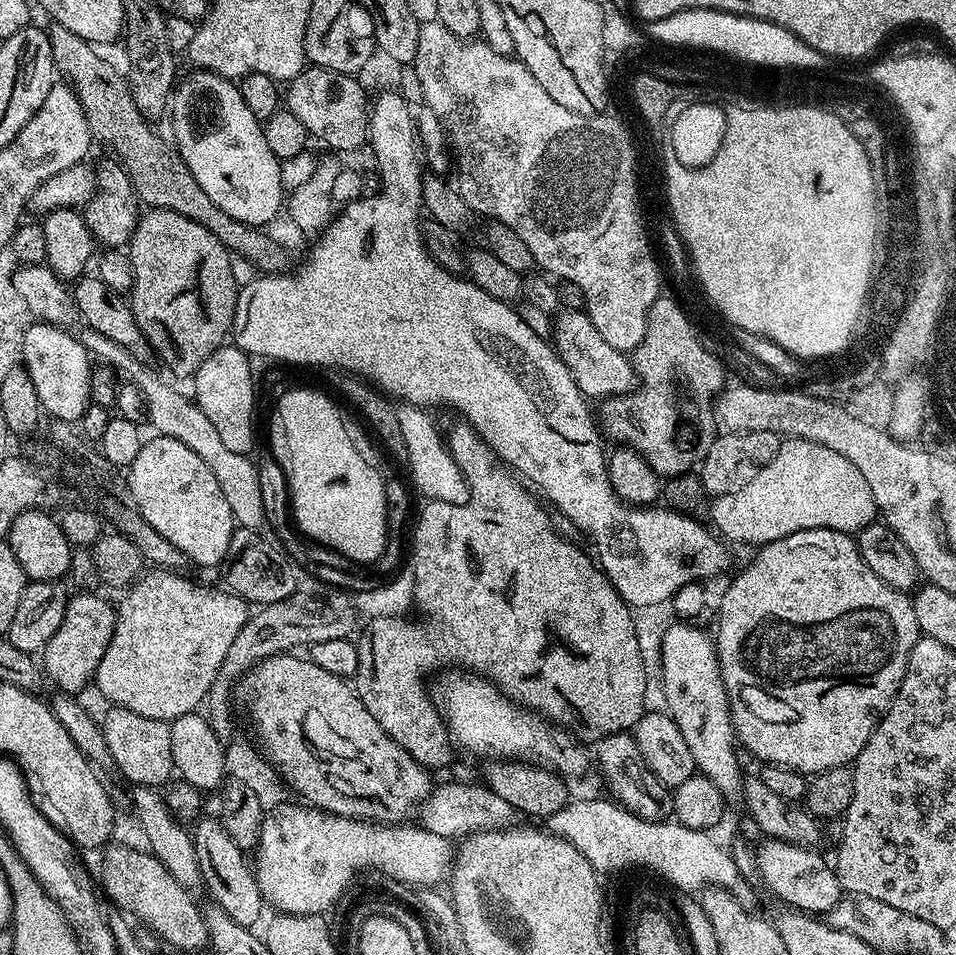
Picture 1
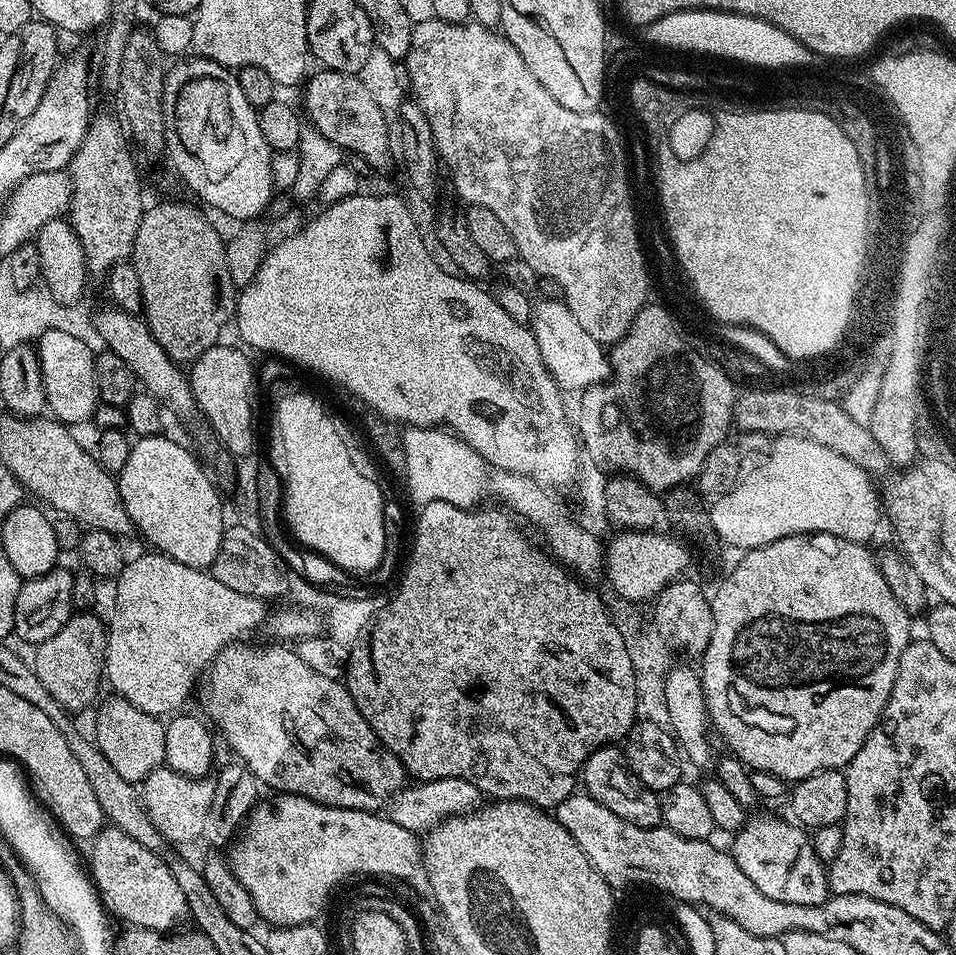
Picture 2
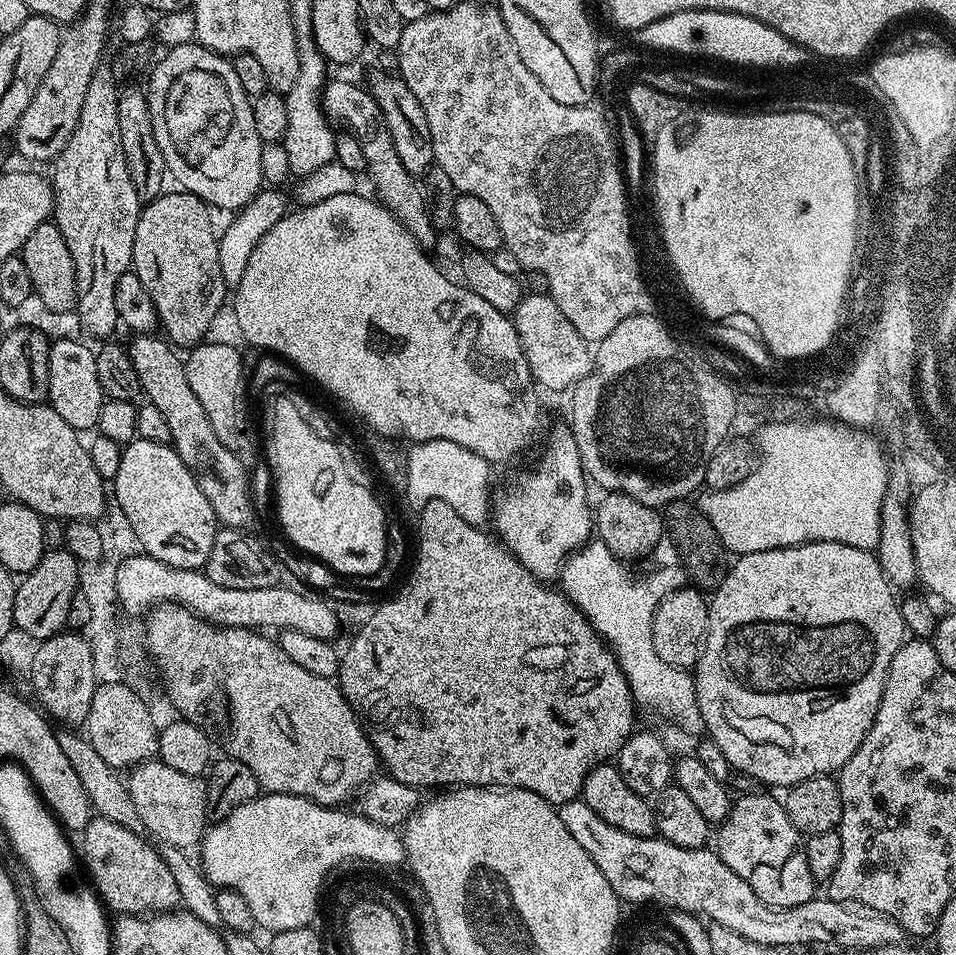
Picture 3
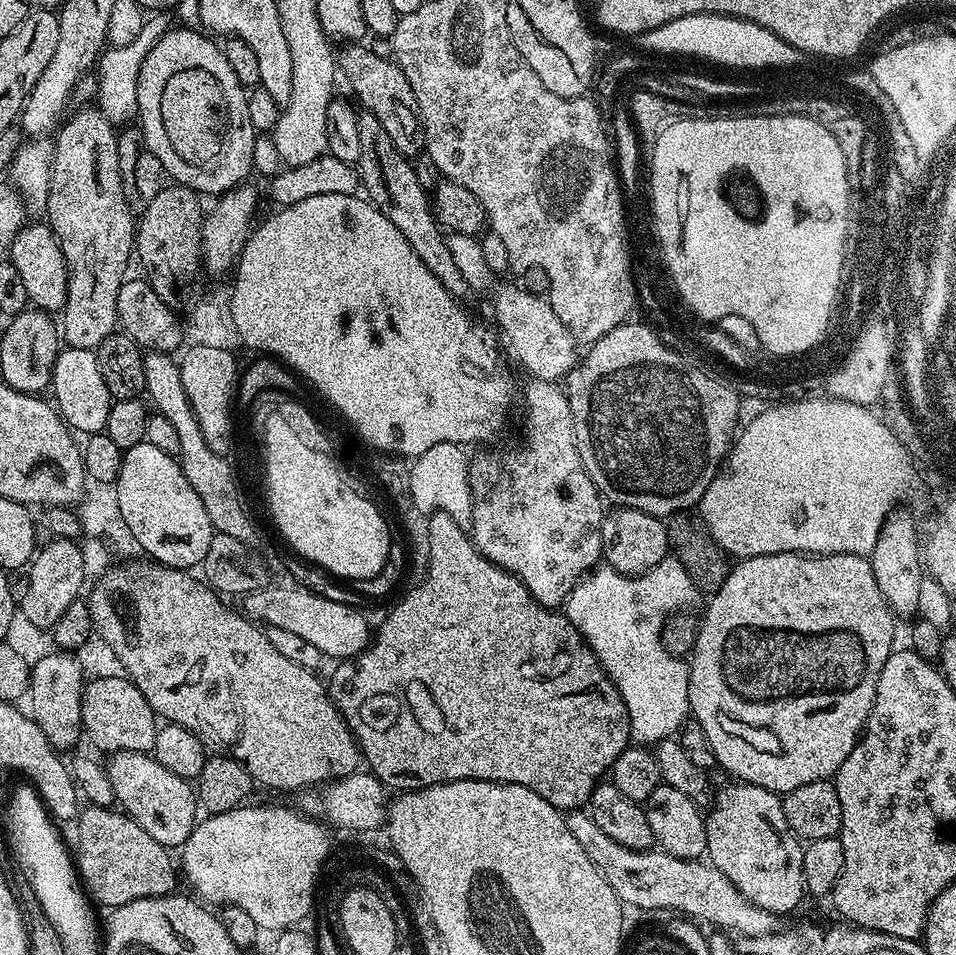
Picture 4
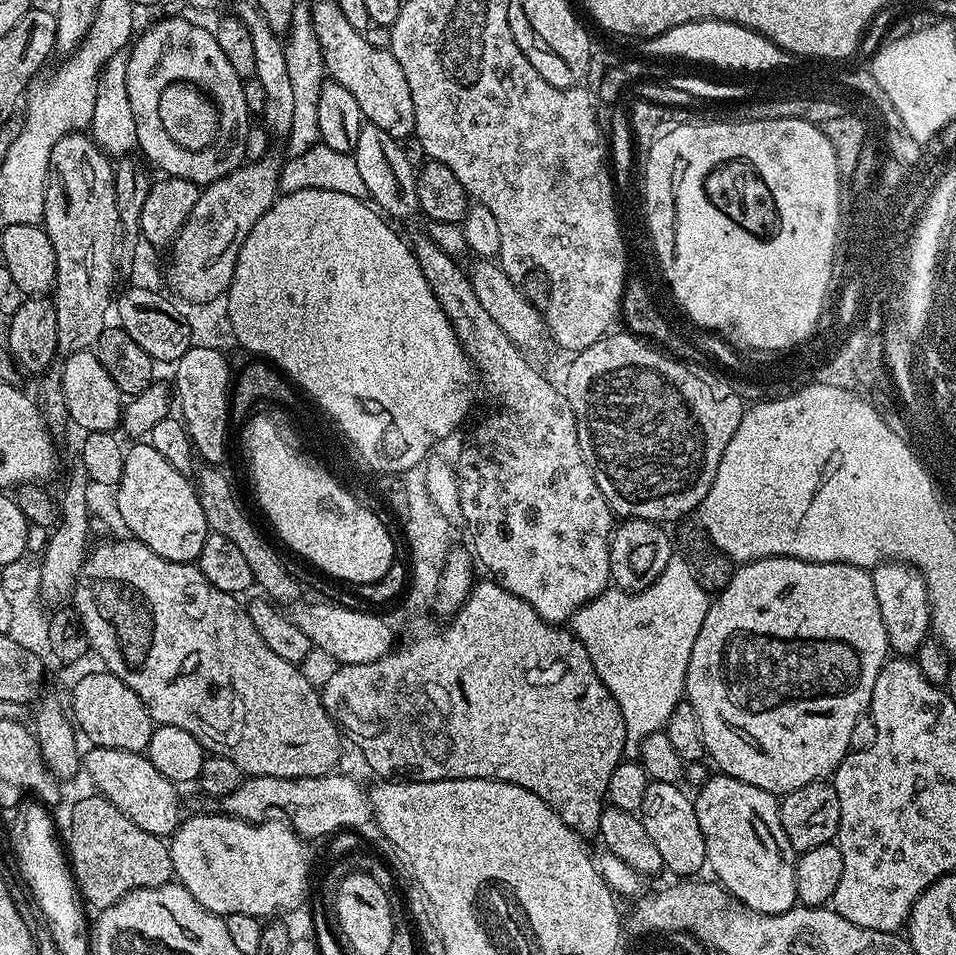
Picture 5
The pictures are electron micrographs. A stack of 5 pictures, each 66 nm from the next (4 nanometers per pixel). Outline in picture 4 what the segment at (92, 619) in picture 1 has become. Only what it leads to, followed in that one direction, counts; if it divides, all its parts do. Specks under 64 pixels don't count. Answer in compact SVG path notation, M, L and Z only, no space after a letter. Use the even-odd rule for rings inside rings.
M52 650L37 664L31 665L27 695L32 696L30 715L57 750L72 748L82 740L82 694L86 677L75 655Z

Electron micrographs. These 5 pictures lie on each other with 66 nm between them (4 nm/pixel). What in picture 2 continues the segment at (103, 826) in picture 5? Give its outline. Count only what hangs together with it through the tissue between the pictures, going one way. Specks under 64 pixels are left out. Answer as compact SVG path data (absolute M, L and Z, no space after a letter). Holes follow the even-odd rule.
M111 826L100 829L90 848L92 882L100 893L100 901L117 921L125 920L125 925L133 928L149 928L168 934L179 929L183 920L189 919L186 897L182 895L174 874L170 874L170 866L166 866L154 850L146 850L146 846L134 842L130 834L122 834L122 830Z

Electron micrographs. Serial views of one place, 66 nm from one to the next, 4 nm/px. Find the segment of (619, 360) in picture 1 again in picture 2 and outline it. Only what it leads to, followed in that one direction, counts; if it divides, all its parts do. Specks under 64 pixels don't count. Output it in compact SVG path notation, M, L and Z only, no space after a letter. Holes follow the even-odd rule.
M563 299L542 301L532 312L530 327L538 342L538 354L542 354L542 362L546 362L546 370L550 370L556 385L565 393L579 394L608 379L610 356L605 345L590 338L590 333L579 324L578 318L574 318Z

